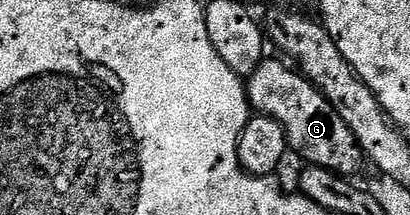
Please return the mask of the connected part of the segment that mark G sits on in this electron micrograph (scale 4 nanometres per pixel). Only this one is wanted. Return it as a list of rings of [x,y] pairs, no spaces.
[[[263,58],[261,65],[248,76],[245,89],[251,108],[257,114],[280,121],[289,150],[307,159],[307,164],[322,167],[339,176],[354,177],[364,164],[364,156],[356,137],[352,137],[352,129],[340,121],[340,113],[332,109],[332,105],[305,75],[293,66],[285,67],[281,58],[270,58]]]

